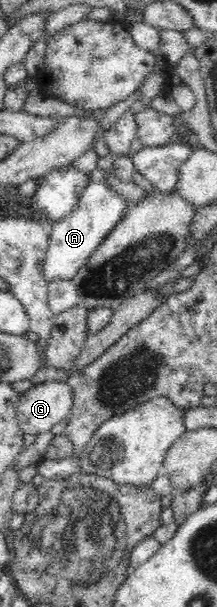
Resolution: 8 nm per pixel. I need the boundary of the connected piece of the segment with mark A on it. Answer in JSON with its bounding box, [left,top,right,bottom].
[43,182,129,283]

